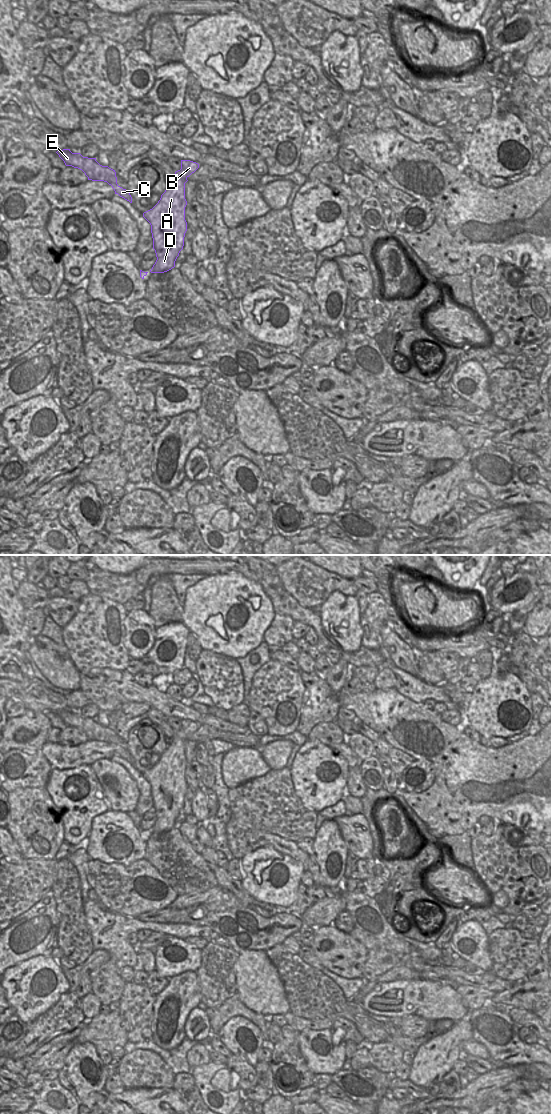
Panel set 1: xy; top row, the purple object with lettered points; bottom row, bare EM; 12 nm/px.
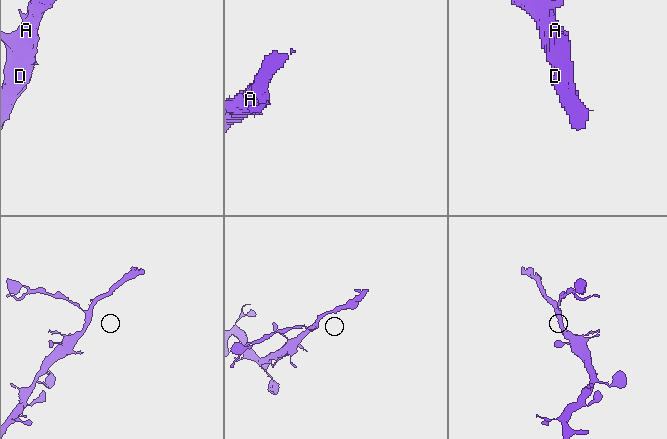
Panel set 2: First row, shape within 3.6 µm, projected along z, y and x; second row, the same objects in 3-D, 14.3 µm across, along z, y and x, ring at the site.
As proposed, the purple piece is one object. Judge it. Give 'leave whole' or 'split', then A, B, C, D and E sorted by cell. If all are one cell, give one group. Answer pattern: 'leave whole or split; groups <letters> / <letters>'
split; groups A B C D / E

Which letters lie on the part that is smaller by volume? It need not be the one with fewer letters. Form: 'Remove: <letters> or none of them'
Remove: E

